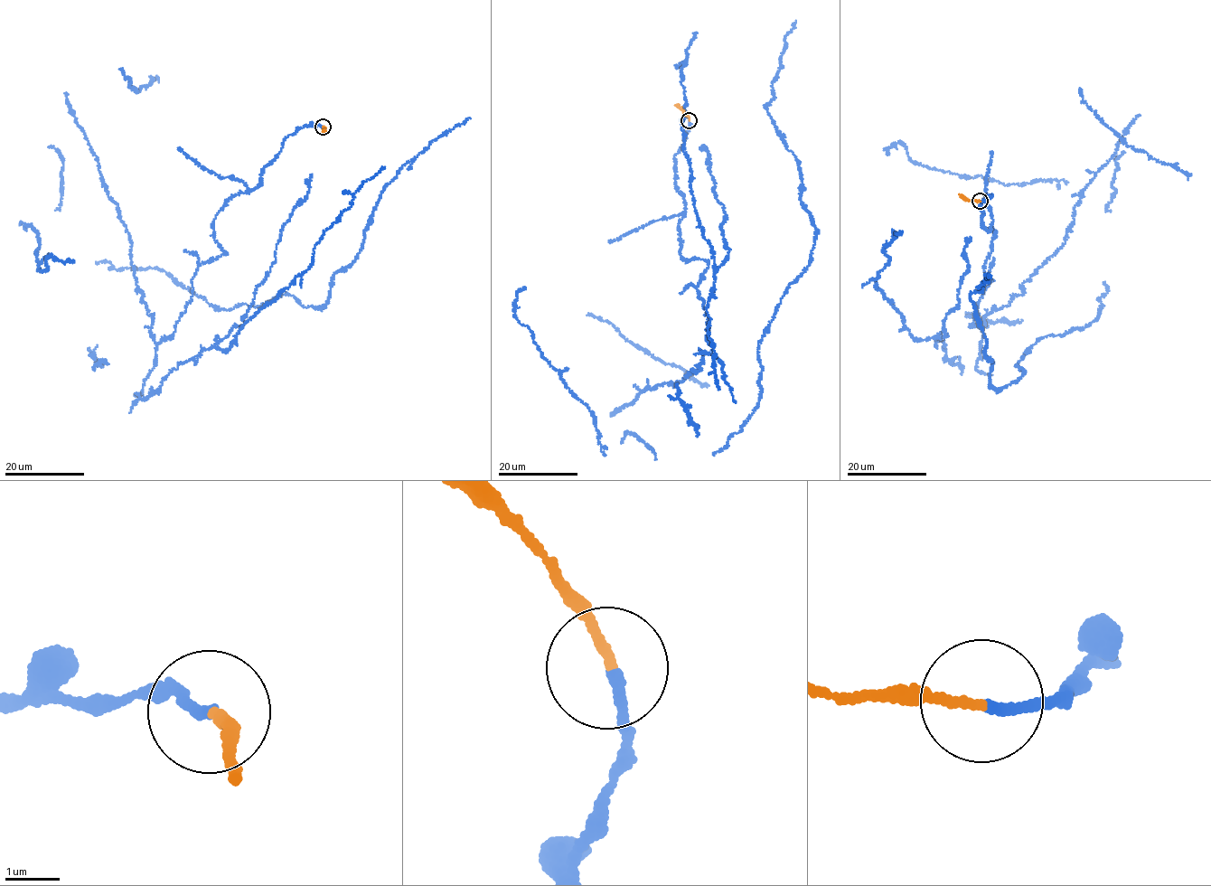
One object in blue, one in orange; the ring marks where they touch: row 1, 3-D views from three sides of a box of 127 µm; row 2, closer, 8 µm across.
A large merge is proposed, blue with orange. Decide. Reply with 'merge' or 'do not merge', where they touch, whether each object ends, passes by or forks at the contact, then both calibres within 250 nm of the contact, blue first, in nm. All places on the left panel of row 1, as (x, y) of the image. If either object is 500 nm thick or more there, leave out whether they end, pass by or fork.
merge | (323, 127) | blue ends | orange ends | 190/160 nm

